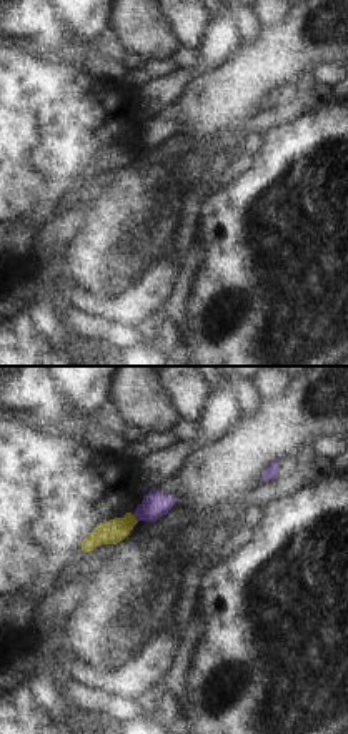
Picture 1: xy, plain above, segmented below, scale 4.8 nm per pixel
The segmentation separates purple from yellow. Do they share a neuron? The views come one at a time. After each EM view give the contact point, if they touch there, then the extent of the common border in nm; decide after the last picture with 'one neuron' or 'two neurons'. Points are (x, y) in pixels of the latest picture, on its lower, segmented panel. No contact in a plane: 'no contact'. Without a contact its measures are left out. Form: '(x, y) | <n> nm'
(135, 516) | 50 nm

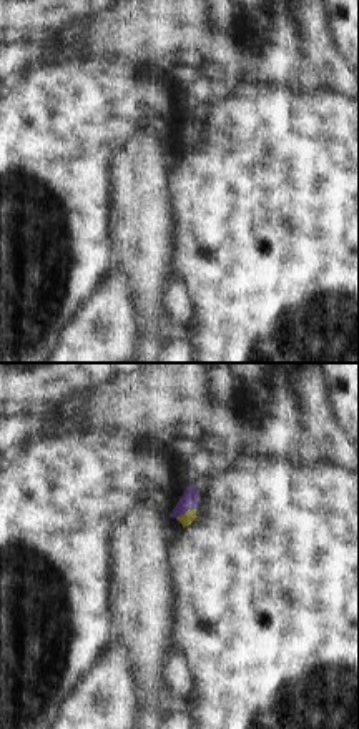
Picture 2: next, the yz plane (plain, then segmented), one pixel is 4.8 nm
(185, 513) | 110 nm

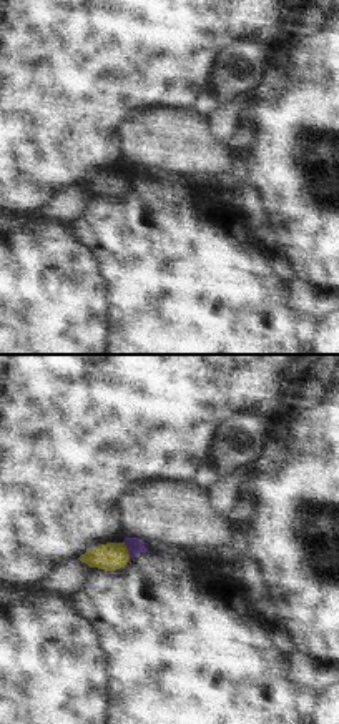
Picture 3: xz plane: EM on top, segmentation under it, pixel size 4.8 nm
(127, 548) | 90 nm

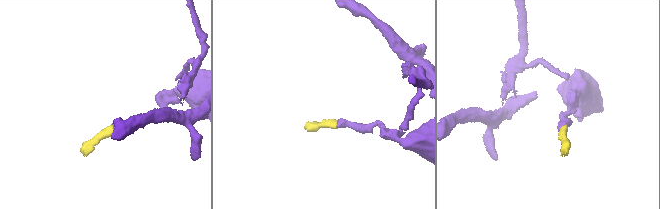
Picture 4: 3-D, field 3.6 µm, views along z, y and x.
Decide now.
one neuron

